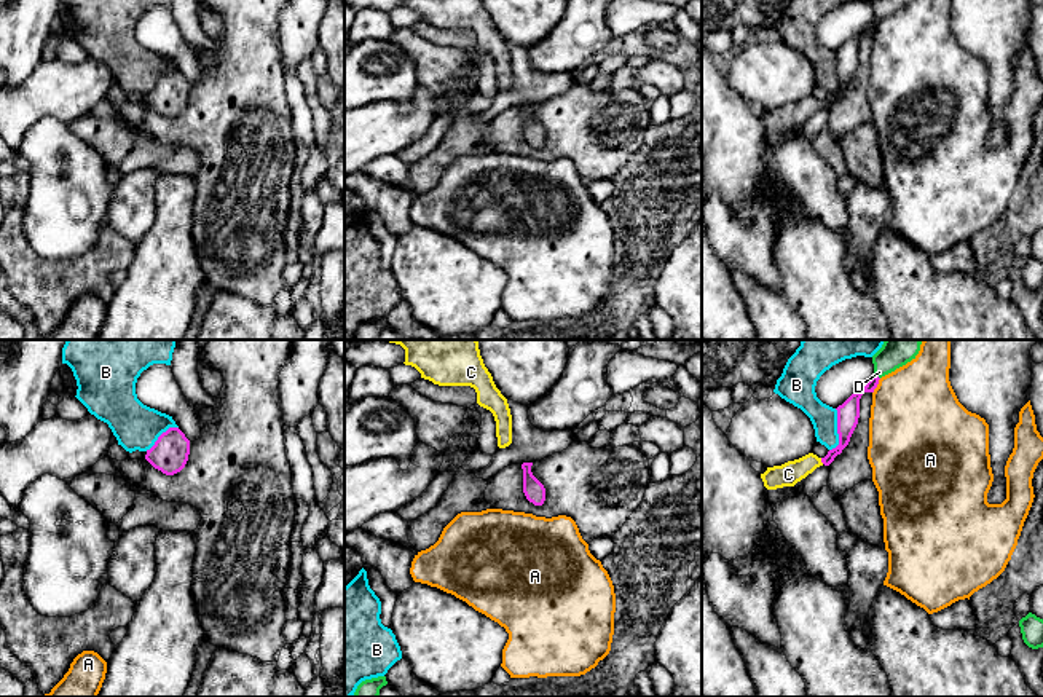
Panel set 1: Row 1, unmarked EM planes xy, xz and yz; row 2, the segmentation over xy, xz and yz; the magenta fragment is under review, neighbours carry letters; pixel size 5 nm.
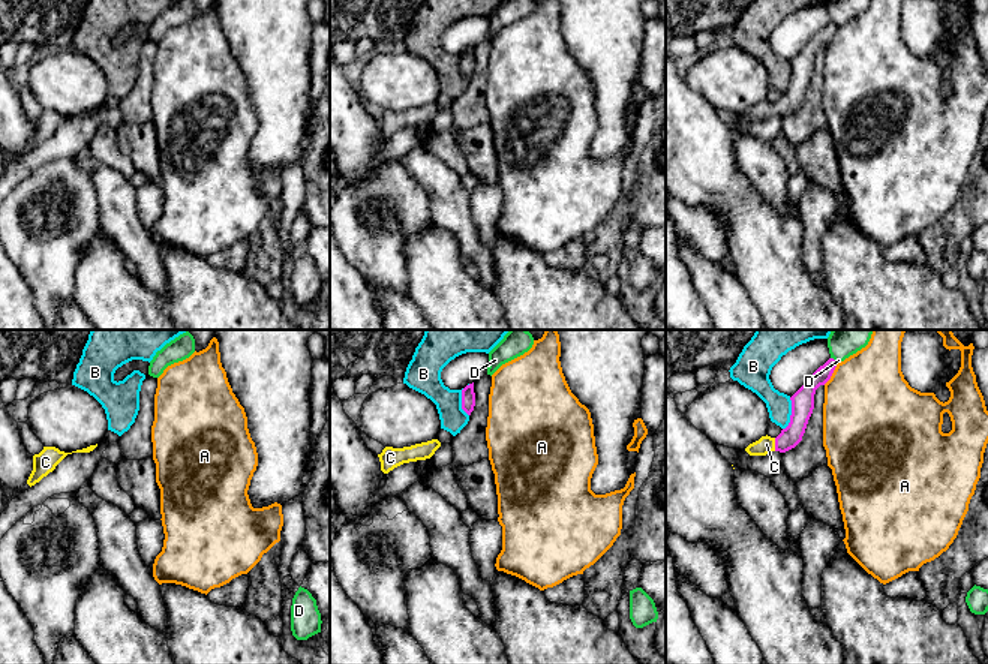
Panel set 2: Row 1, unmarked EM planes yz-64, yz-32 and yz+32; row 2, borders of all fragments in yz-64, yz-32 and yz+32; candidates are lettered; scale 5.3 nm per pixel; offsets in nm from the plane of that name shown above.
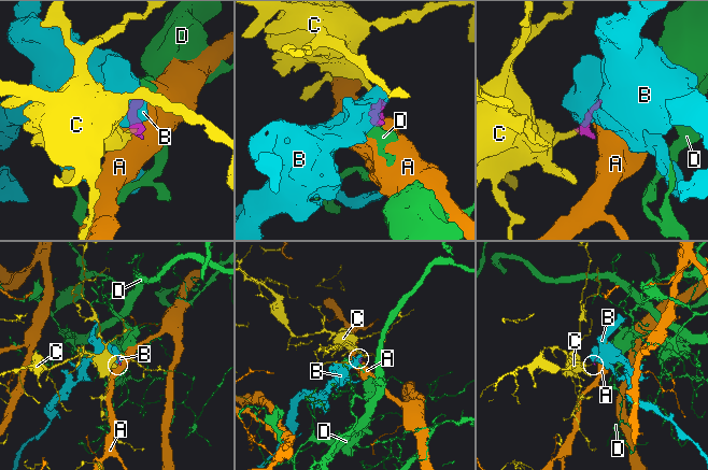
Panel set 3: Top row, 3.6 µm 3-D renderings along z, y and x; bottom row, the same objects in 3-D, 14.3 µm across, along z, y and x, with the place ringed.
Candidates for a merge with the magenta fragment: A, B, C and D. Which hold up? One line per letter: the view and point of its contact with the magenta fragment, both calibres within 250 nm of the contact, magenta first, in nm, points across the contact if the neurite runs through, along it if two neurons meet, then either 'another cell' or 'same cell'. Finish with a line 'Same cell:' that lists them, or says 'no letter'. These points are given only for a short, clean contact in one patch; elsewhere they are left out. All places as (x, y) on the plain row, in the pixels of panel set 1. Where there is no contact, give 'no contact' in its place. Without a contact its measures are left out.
A: meets magenta in yz at (876, 29); 110 nm thick on the magenta side, 460 nm on the other; border along yz (881, 21), (873, 35); another cell
B: meets magenta in yz at (838, 74); 110 nm thick on the magenta side, 130 nm on the other; border along yz (834, 51), (838, 86), (830, 93); another cell
C: meets magenta in yz at (822, 104); 110 nm thick on the magenta side, 120 nm on the other; runs through yz (847, 63), (842, 86), (822, 104), (810, 104), (788, 117); same cell
D: meets magenta in yz at (877, 19); 110 nm thick on the magenta side, 100 nm on the other; border along yz (874, 16), (879, 21); another cell
Same cell: C

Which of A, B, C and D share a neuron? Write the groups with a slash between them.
A / B / C / D

